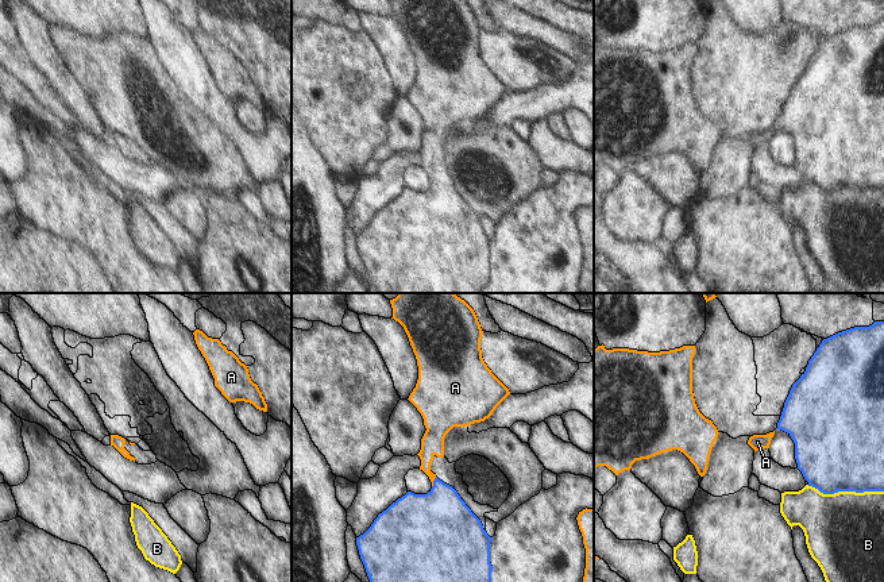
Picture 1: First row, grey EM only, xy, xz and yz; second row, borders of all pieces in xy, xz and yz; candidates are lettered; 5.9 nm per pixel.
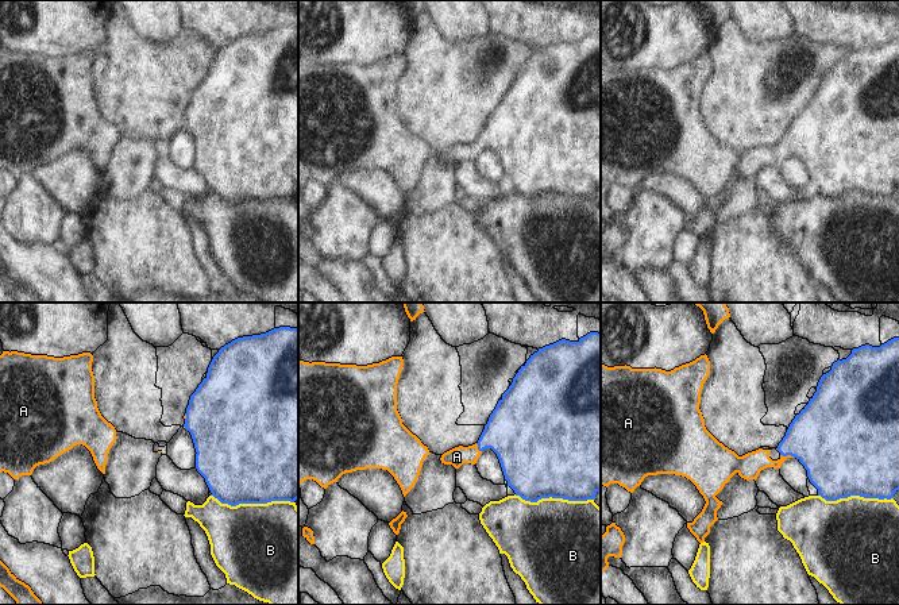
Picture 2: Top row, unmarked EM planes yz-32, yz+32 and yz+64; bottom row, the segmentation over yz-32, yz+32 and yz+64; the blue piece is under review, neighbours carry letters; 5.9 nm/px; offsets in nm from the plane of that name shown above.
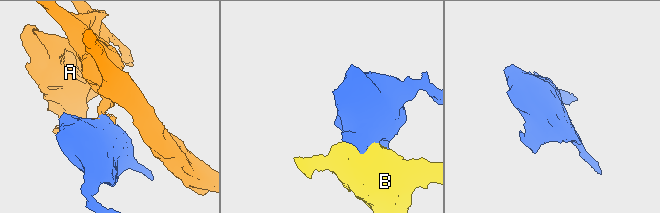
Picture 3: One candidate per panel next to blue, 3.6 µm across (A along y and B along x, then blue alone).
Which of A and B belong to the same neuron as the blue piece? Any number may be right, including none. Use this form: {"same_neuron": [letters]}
{"same_neuron": ["A"]}

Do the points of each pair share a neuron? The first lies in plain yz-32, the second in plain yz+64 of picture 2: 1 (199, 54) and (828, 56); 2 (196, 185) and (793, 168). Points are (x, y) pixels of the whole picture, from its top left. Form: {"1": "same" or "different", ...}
{"1": "same", "2": "different"}

